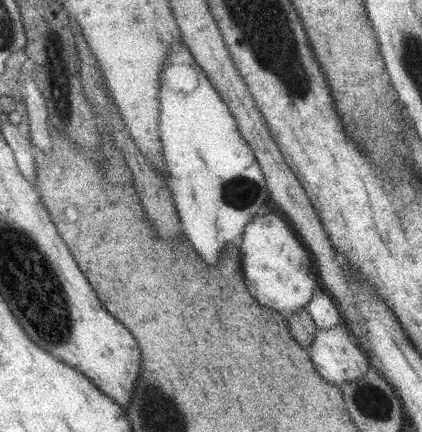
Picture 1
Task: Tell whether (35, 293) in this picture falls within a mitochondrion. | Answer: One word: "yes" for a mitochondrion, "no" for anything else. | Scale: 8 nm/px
yes

